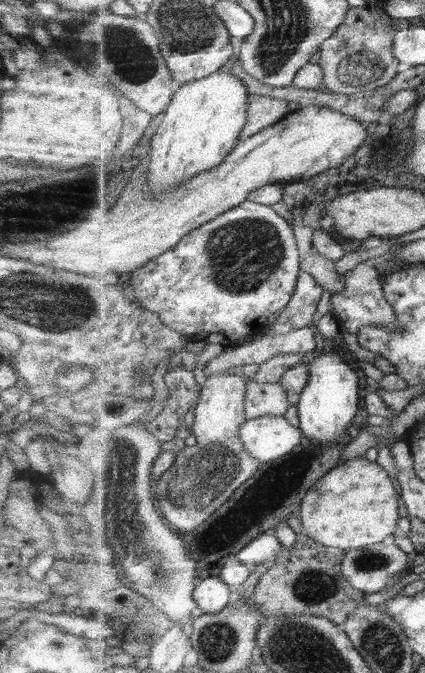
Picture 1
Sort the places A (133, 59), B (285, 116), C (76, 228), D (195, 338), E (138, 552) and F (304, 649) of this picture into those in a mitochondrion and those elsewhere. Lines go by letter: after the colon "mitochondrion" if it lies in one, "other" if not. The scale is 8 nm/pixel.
A: mitochondrion
B: other
C: other
D: other
E: mitochondrion
F: mitochondrion

